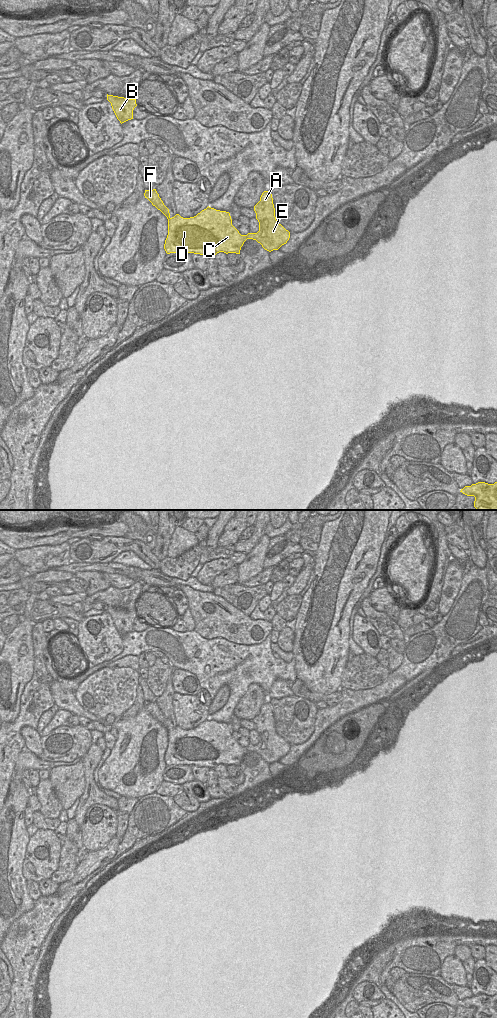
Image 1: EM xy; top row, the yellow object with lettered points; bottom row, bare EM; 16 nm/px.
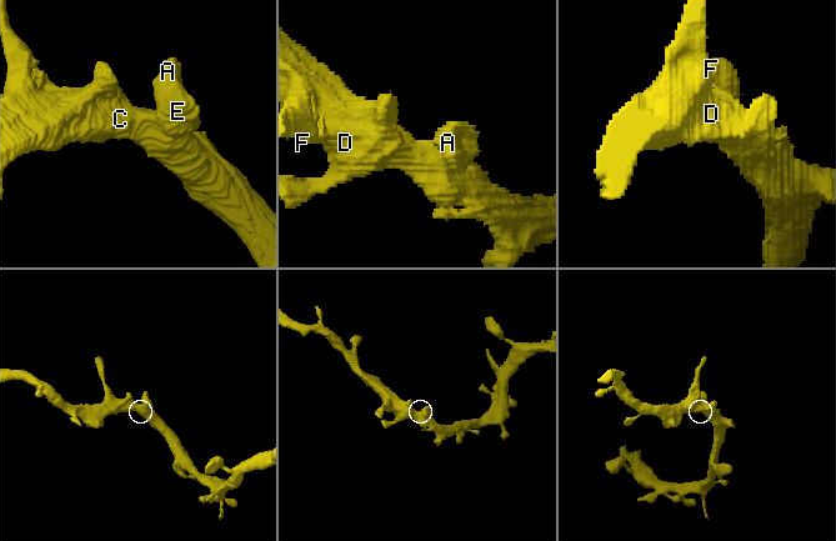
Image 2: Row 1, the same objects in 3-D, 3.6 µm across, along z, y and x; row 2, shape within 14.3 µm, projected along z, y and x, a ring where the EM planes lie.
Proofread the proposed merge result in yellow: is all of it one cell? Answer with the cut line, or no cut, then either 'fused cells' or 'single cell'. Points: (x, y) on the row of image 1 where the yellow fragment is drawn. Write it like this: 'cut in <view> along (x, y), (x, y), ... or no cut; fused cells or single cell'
no cut; single cell

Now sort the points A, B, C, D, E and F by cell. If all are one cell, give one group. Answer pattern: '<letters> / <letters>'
A B C D E F

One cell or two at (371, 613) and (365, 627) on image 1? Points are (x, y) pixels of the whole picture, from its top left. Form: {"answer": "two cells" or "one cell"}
{"answer": "two cells"}

